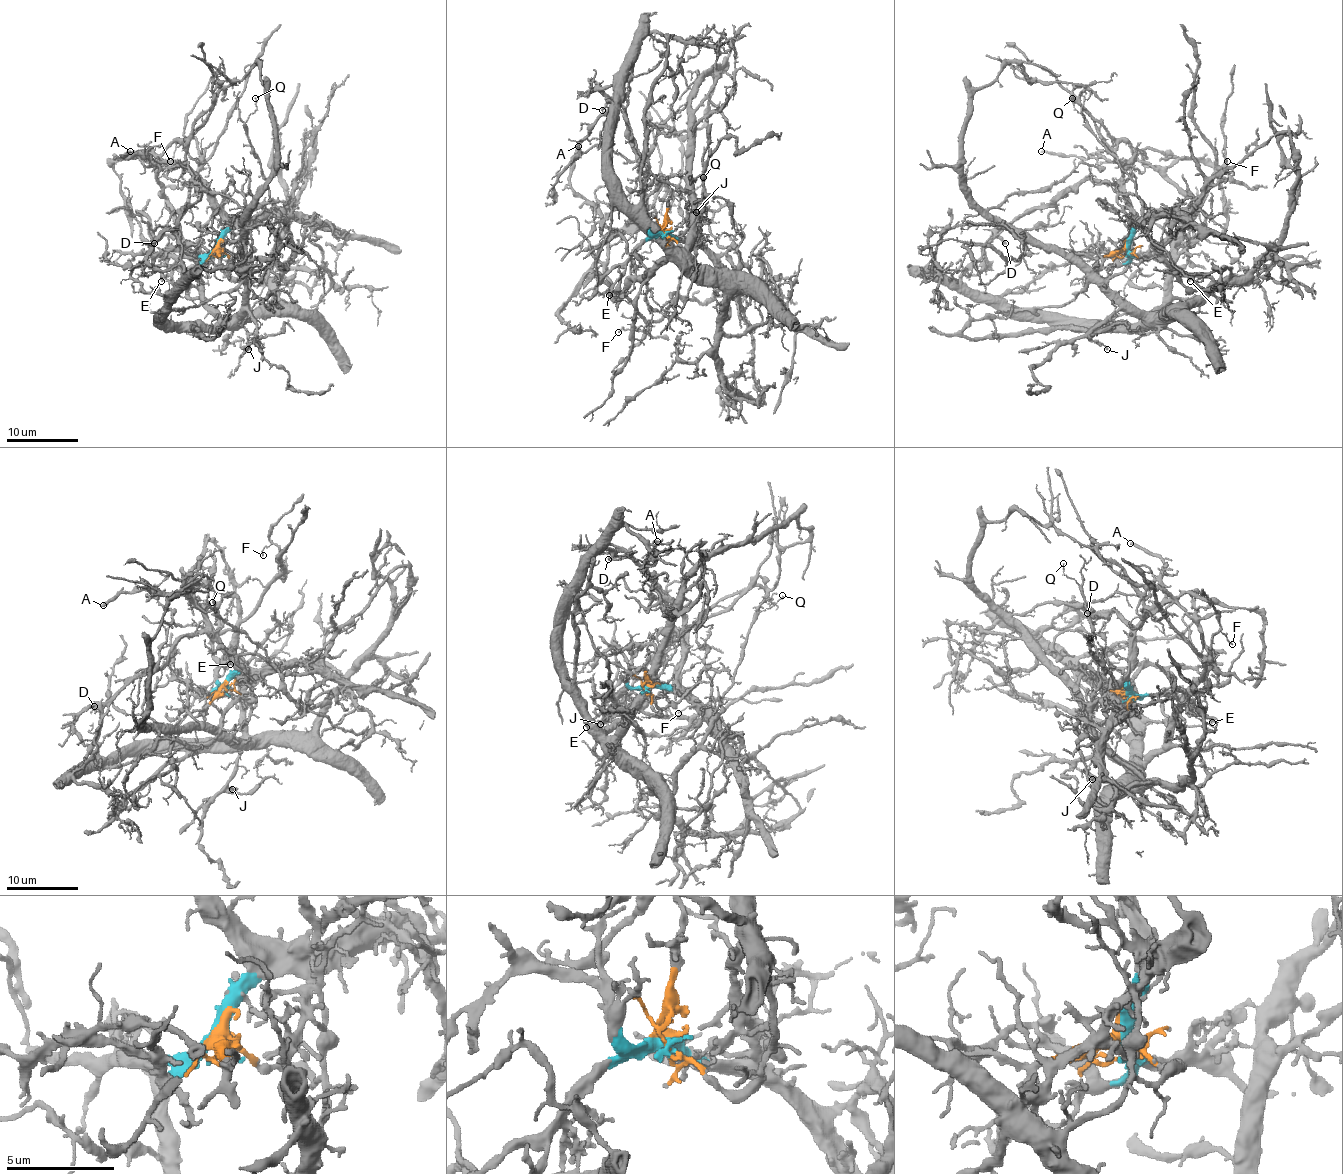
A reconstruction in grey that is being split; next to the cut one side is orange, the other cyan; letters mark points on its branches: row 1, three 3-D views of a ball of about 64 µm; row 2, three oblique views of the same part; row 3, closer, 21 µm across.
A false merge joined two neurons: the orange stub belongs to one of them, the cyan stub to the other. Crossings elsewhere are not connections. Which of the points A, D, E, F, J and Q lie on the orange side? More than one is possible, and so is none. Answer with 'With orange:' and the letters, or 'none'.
With orange: F, J, Q

